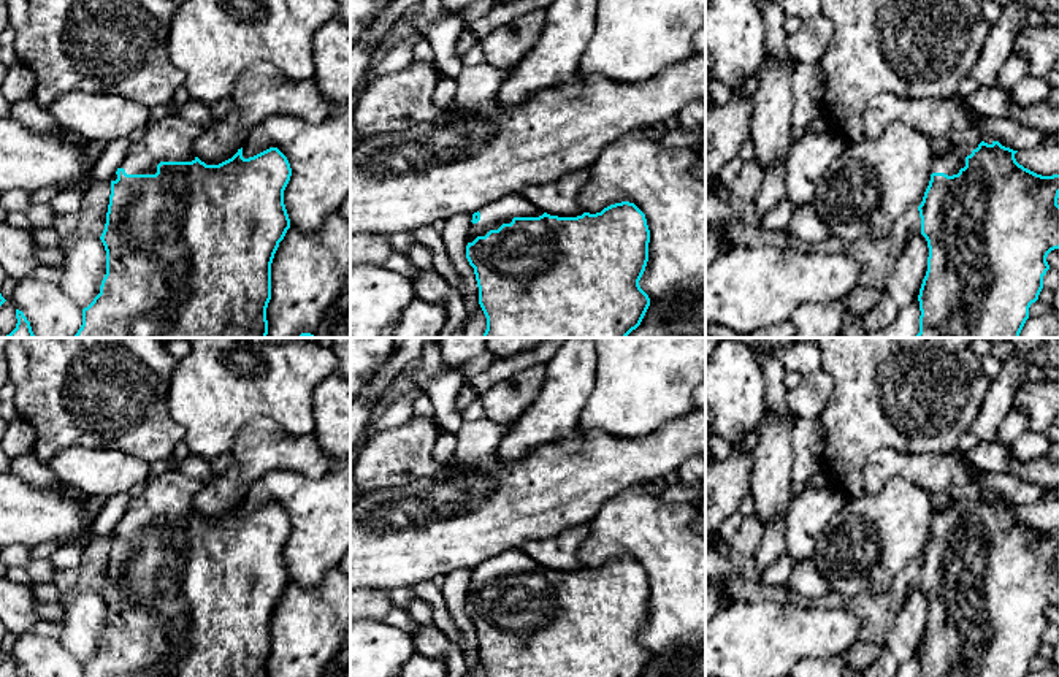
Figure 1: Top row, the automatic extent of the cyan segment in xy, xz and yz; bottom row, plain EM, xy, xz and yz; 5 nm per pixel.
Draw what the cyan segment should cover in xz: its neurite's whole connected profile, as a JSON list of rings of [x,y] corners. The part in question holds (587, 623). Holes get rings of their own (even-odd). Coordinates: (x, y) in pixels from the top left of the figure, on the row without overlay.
[[[512,549],[474,568],[471,577],[466,614],[474,623],[487,677],[642,677],[650,653],[639,636],[648,617],[650,585],[645,569],[634,558],[558,572],[542,568],[522,549]]]

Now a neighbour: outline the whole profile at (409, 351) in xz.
[[[406,338],[380,369],[365,382],[361,395],[376,407],[395,377],[420,357],[425,338]]]

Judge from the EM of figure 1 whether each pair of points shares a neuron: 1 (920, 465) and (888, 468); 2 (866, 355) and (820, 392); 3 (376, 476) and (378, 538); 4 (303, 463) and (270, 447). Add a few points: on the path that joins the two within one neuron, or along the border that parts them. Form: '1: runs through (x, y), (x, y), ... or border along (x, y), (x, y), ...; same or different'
1: runs through (912, 466), (896, 466); same
2: border along (823, 368), (833, 382), (833, 392), (818, 417); different
3: border along (412, 481), (367, 493); different
4: runs through (295, 455), (278, 451); same

